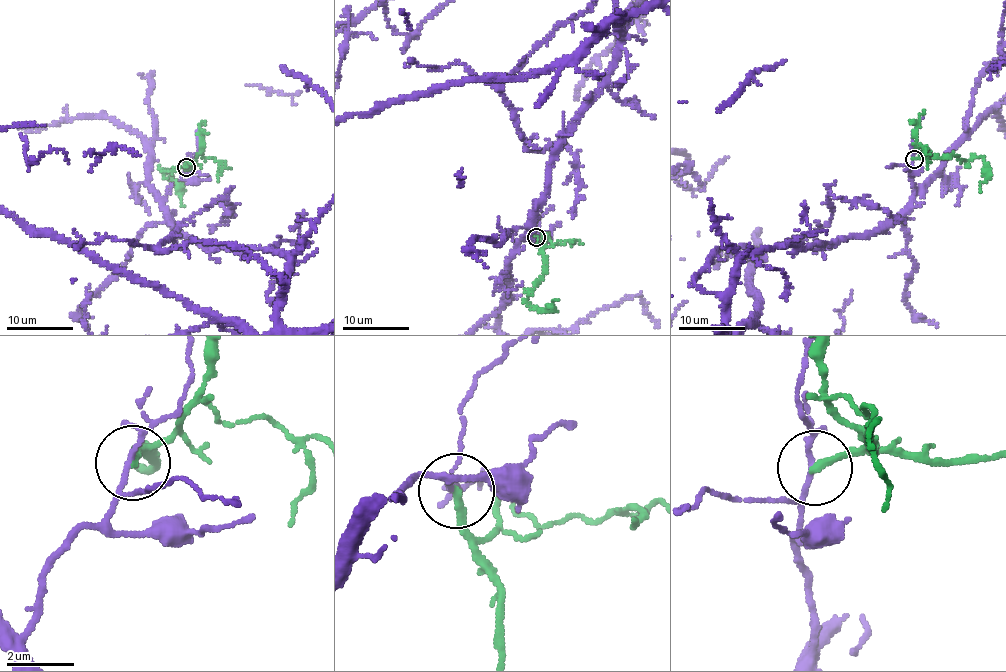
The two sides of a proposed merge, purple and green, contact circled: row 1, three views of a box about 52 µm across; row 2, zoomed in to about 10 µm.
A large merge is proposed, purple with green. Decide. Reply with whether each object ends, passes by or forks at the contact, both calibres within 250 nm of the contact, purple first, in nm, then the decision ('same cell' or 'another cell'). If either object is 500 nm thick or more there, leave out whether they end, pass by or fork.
purple passes by | green ends | 130/240 nm | another cell

